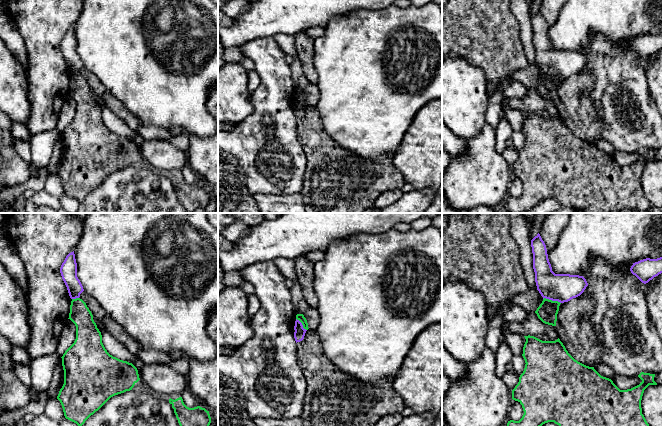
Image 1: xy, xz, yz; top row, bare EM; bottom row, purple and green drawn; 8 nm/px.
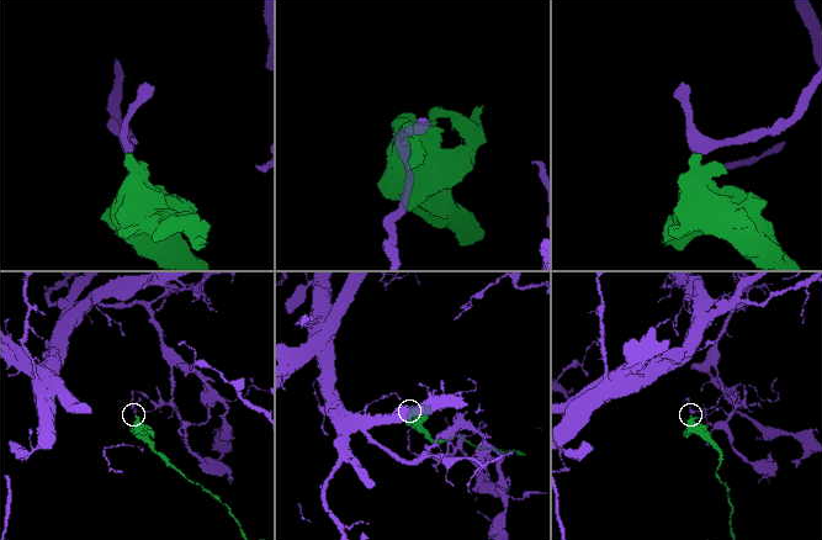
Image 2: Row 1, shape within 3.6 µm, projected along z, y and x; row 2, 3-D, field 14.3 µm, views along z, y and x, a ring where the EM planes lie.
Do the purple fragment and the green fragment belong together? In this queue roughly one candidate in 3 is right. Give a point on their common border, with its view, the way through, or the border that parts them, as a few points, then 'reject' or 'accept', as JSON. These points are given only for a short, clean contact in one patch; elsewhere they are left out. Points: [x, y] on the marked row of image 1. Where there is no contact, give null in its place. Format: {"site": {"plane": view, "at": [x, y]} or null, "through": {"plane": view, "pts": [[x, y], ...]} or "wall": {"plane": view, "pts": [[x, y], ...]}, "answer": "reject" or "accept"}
{"site": {"plane": "yz", "at": [552, 300]}, "wall": {"plane": "yz", "pts": [[543, 298], [557, 300], [560, 303]]}, "answer": "reject"}

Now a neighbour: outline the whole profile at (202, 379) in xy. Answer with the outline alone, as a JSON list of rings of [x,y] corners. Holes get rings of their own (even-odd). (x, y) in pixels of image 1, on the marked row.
[[[218,310],[213,312],[207,325],[207,333],[214,341],[217,356],[211,362],[188,359],[188,388],[206,405],[207,411],[218,409]]]

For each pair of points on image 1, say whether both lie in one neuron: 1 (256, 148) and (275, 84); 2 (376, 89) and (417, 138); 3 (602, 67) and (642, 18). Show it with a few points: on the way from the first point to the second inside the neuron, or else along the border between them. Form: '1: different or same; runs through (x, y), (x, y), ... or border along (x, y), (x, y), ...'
1: same; runs through (263, 132), (263, 125), (273, 115), (273, 100)
2: different; border along (421, 108), (405, 133), (398, 149)
3: different; border along (603, 34), (610, 40), (623, 40), (634, 37)

